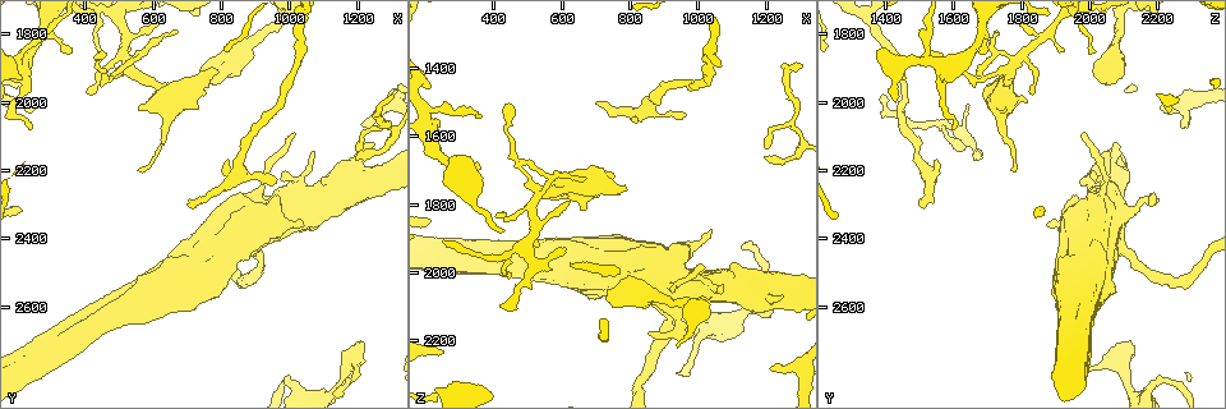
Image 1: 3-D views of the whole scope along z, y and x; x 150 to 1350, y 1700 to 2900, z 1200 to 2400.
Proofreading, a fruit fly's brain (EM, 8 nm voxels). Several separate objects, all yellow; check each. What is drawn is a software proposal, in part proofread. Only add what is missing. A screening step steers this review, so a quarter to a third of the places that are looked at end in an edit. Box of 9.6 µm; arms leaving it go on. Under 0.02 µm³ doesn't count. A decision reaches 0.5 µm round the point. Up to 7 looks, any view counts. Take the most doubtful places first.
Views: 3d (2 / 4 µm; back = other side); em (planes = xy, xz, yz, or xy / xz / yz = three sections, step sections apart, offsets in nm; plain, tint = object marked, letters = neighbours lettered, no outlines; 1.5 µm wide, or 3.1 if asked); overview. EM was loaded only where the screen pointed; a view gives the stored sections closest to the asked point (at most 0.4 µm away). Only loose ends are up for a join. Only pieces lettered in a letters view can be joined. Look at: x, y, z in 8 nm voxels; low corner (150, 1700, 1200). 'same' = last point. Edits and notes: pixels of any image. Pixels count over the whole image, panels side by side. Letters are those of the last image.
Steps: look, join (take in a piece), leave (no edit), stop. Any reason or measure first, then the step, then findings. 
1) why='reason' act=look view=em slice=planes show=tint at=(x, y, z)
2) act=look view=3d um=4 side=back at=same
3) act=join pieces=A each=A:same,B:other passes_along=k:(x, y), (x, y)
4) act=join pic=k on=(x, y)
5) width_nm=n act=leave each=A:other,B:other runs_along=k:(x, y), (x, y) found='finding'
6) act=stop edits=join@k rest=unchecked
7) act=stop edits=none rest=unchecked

why='tapers out' act=look view=em slice=yz step=8 show=tint at=(240, 2080, 1590)

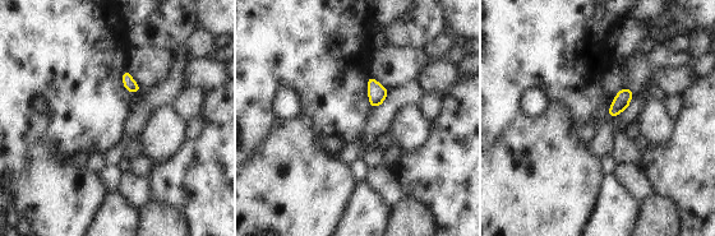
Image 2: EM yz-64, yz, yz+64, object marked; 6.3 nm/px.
act=look view=em slice=planes show=letters at=same

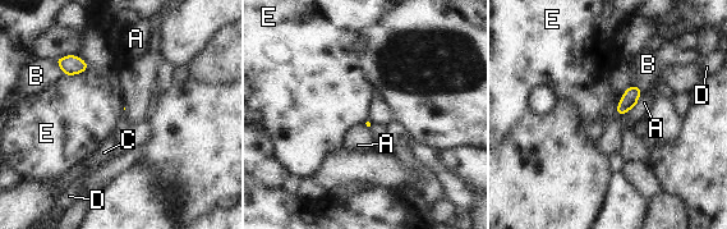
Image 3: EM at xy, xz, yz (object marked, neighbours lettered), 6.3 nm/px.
longest_contact=E:180nm act=leave each=A:other,B:other,C:other,D:other,E:other found='none of them fits'

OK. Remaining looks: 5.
why='branch stops here' act=look view=em slice=planes show=letters at=(1220, 2700, 2130)

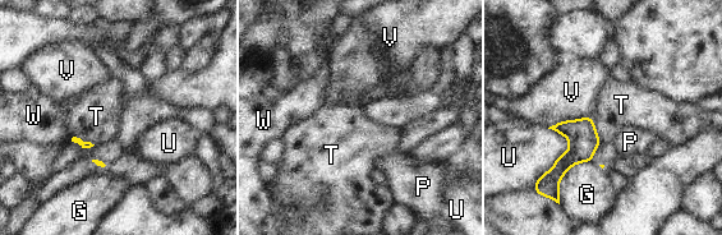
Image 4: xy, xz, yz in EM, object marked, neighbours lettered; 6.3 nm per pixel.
act=leave each=G:other,P:other,T:other,U:other,V:other,W:other border=4:(592, 118), (601, 141) found='no lettered piece goes on from it'

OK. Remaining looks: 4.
why='thin end' act=look view=3d um=4 side=back at=(450, 1870, 1510)

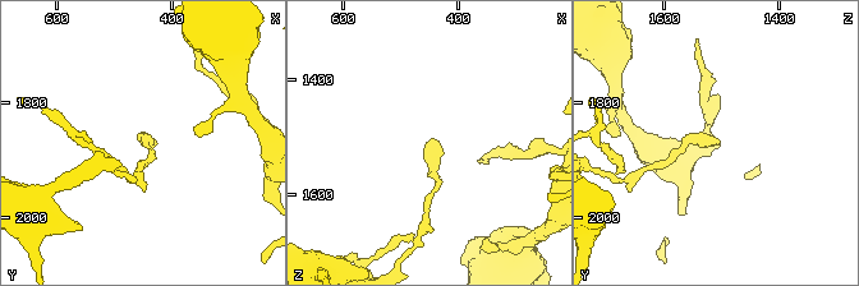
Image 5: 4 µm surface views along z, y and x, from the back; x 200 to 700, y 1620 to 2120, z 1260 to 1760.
act=look view=em slice=planes show=plain at=(445, 1870, 1500)

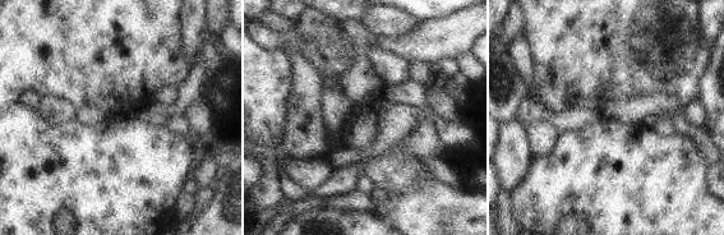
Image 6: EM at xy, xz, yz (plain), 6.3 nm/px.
act=look view=em slice=planes show=letters at=same

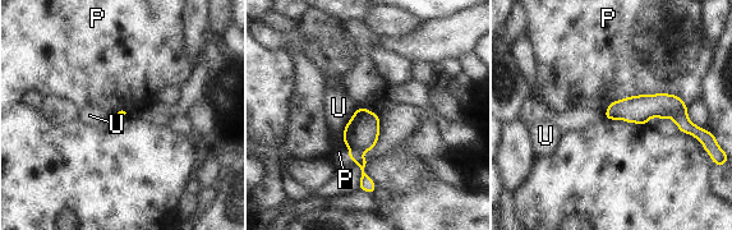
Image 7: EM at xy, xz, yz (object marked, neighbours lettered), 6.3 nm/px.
longest_contact=P:550nm act=leave each=P:other,U:other border=7:(687, 106), (639, 93), (604, 114) found='none of them fits'

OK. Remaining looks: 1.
act=stop edits=none rest=unchecked

